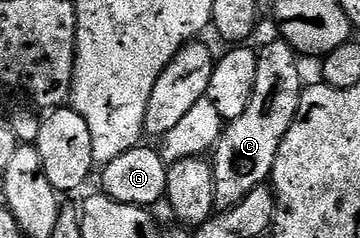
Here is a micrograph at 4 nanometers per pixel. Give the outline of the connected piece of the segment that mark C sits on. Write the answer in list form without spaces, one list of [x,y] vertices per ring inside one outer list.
[[[283,41],[268,43],[259,52],[258,77],[254,81],[254,93],[246,113],[231,120],[223,128],[220,139],[211,152],[210,162],[214,169],[214,197],[220,209],[231,209],[250,193],[259,183],[268,183],[272,178],[274,161],[286,129],[290,129],[300,104],[300,67],[298,56],[290,44]]]

